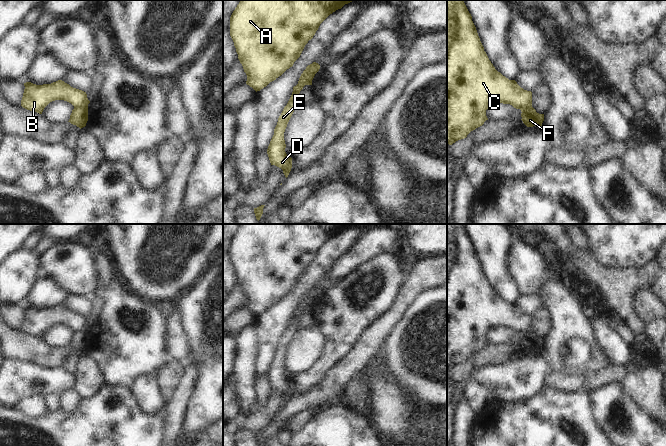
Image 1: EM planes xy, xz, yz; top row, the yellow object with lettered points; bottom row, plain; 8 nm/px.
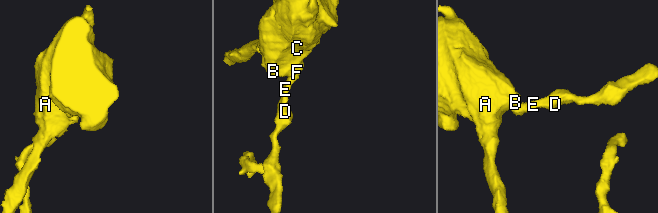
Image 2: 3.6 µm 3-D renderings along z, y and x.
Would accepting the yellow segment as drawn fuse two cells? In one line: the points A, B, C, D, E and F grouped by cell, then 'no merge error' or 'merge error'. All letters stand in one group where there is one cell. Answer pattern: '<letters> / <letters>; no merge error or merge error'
A B C / D E F; merge error

